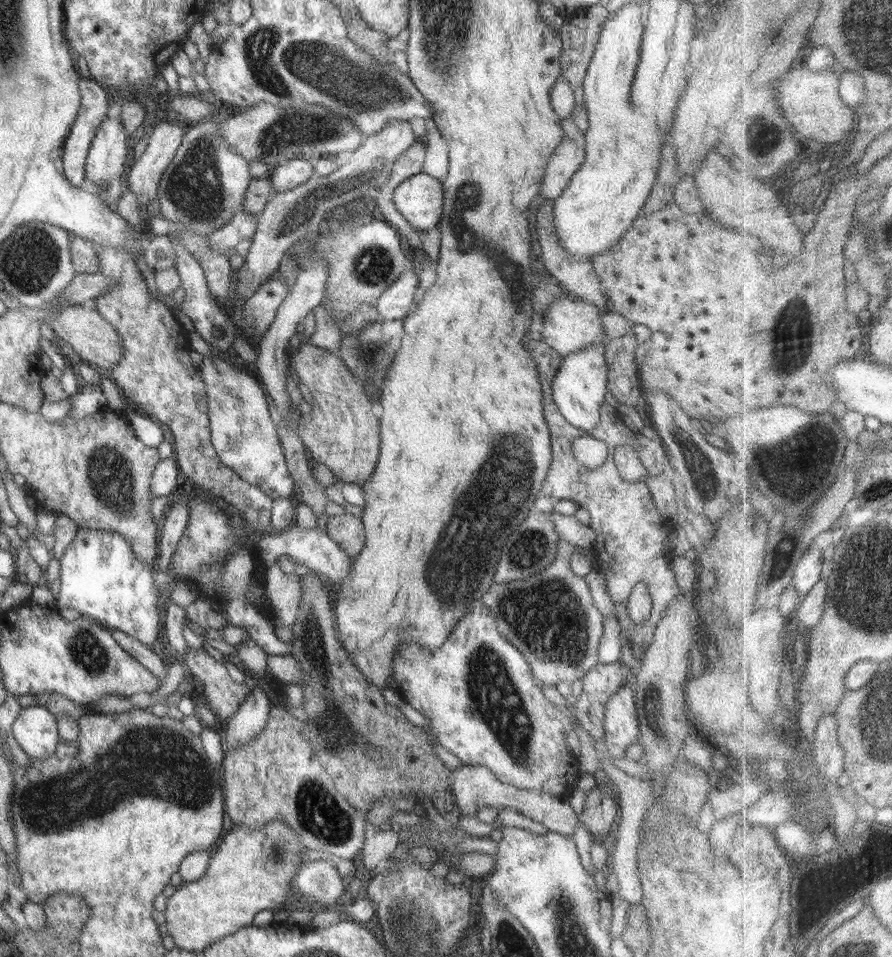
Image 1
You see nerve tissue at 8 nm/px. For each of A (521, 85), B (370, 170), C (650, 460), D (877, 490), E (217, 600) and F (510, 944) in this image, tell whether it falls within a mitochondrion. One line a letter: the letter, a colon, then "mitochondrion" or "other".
A: other
B: mitochondrion
C: other
D: mitochondrion
E: other
F: mitochondrion

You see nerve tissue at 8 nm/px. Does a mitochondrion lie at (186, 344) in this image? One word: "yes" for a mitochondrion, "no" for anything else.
no

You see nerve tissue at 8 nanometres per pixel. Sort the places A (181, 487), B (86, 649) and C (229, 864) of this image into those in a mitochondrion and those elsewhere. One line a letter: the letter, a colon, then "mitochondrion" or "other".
A: other
B: mitochondrion
C: other

